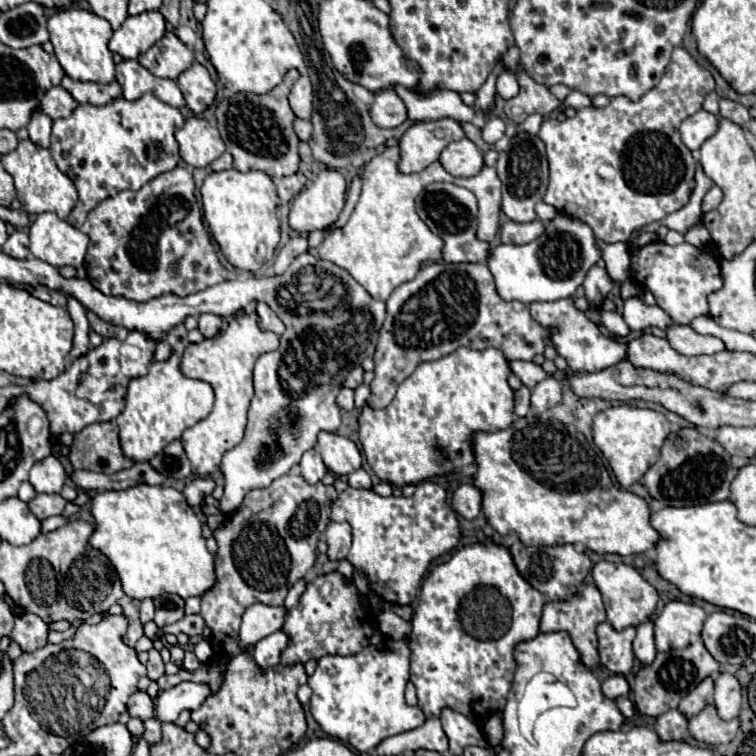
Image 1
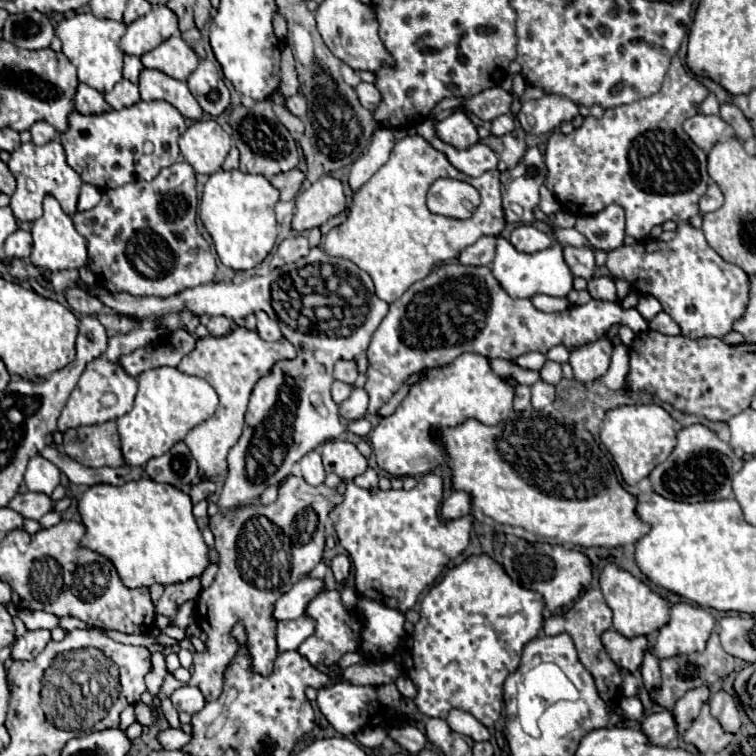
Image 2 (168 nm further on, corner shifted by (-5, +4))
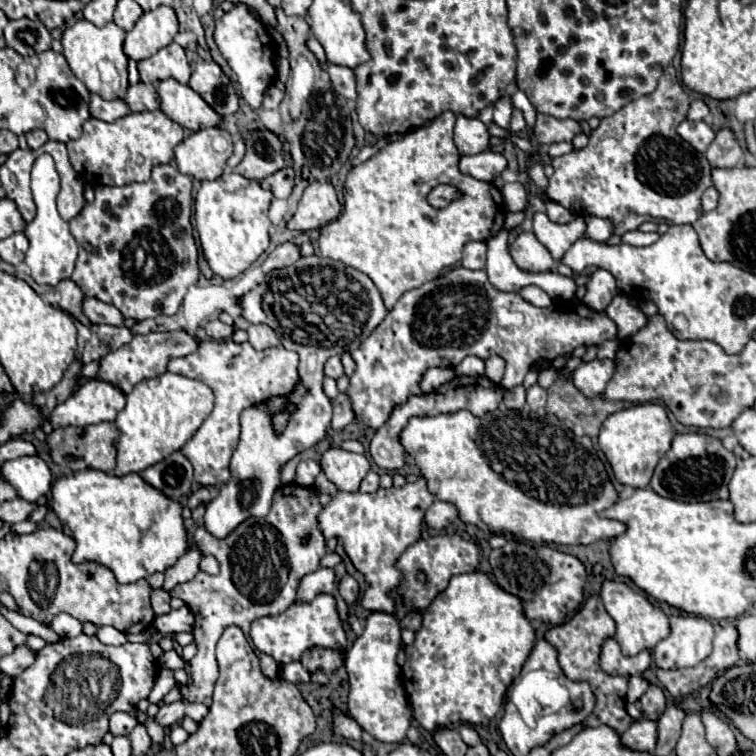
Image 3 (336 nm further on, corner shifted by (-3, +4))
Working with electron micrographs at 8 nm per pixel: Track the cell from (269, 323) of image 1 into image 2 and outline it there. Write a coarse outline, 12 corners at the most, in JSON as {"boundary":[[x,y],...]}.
{"boundary":[[257,312],[263,340],[279,340],[281,328],[265,312]]}

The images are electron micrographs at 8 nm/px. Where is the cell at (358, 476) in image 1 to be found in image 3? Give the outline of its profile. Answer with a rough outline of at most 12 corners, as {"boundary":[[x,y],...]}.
{"boundary":[[371,470],[359,492],[377,492],[379,476]]}

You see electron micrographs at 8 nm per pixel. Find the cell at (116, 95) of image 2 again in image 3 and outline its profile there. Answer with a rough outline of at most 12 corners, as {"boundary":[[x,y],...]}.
{"boundary":[[153,84],[129,86],[125,102],[133,112],[159,110]]}

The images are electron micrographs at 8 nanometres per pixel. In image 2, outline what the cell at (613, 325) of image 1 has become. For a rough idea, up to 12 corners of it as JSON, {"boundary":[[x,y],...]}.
{"boundary":[[489,266],[433,268],[389,304],[367,348],[369,412],[463,352],[571,350],[635,308],[547,314]]}

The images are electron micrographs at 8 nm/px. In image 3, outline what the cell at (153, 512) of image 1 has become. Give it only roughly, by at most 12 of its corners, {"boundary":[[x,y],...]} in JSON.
{"boundary":[[139,474],[51,486],[73,562],[121,584],[187,552],[181,504]]}

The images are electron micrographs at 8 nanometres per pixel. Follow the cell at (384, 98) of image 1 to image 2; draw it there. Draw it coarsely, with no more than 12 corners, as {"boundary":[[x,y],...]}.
{"boundary":[[361,82],[355,90],[369,112],[381,104],[381,92]]}

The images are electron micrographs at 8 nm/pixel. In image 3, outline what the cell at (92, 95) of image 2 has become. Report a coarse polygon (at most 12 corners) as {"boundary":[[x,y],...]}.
{"boundary":[[91,94],[93,118],[115,122],[131,112],[123,100]]}

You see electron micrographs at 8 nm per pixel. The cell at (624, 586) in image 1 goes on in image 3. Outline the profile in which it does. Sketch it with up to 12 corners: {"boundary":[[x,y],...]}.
{"boundary":[[607,580],[601,600],[625,656],[669,636],[669,618],[643,594]]}

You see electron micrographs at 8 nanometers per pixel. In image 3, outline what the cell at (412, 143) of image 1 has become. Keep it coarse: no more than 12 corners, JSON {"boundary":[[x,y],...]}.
{"boundary":[[457,116],[461,156],[491,148],[489,130],[479,118]]}

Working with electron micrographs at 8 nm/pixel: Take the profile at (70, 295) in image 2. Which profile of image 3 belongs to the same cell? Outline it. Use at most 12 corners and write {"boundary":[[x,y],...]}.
{"boundary":[[85,298],[91,324],[123,326],[123,314],[97,298]]}

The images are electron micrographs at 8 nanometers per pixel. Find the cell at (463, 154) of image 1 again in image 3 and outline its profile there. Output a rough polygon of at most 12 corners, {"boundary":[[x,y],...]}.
{"boundary":[[495,150],[461,156],[459,166],[483,182],[493,182],[507,168]]}

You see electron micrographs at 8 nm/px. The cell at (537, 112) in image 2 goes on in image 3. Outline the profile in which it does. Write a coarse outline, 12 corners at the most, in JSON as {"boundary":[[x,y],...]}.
{"boundary":[[537,114],[533,136],[539,144],[571,142],[581,134],[575,120]]}

